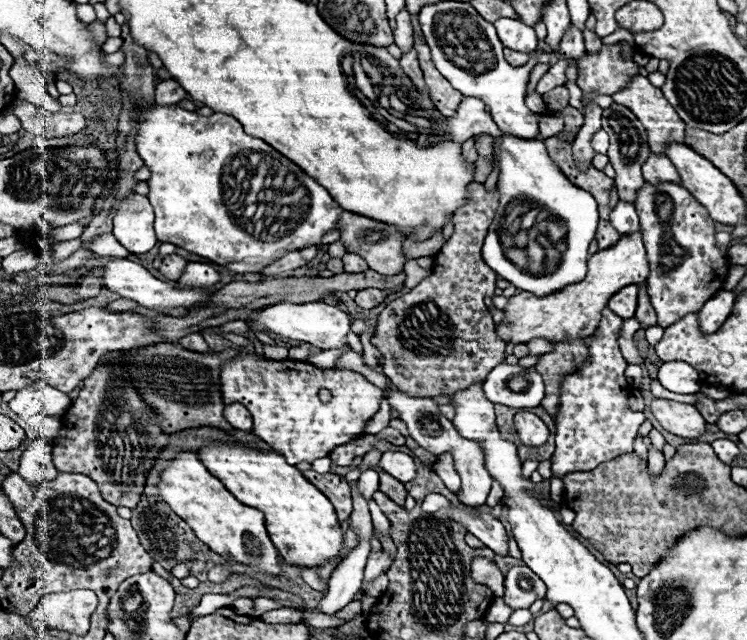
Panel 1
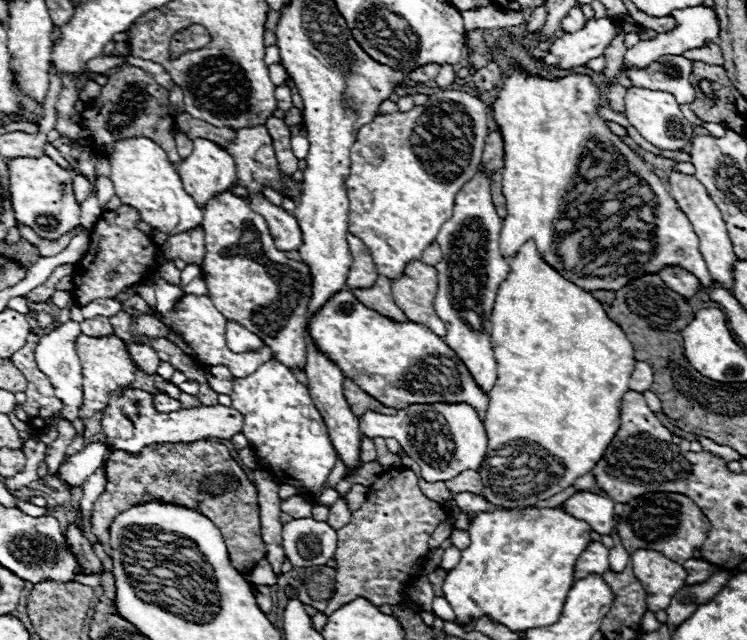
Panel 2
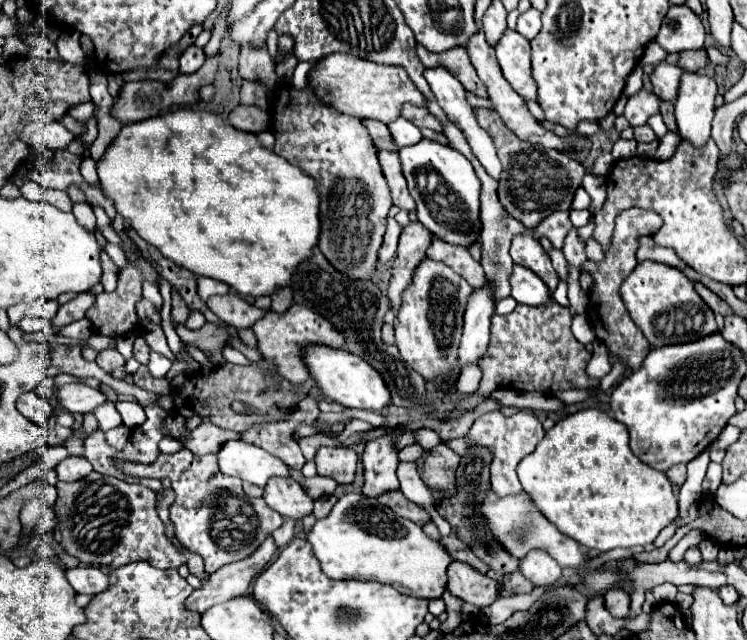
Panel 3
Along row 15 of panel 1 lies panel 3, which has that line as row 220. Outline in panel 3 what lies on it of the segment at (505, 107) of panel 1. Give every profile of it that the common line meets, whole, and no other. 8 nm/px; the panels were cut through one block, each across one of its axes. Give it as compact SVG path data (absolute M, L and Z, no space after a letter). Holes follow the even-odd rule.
M422 138L418 144L398 150L408 190L416 200L418 220L440 240L470 246L478 240L480 230L480 180L466 156L440 142ZM438 184L444 184L454 196L434 196Z

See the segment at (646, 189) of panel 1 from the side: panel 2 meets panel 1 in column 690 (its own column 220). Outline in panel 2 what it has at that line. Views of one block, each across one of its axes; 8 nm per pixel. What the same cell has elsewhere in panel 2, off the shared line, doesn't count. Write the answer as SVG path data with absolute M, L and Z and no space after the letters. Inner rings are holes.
M222 192L208 202L204 208L202 228L206 234L202 276L212 304L224 318L236 320L250 332L256 332L256 336L274 350L278 362L290 370L304 370L304 328L308 302L312 298L308 264L286 258L284 252L276 248L266 220L230 192Z

